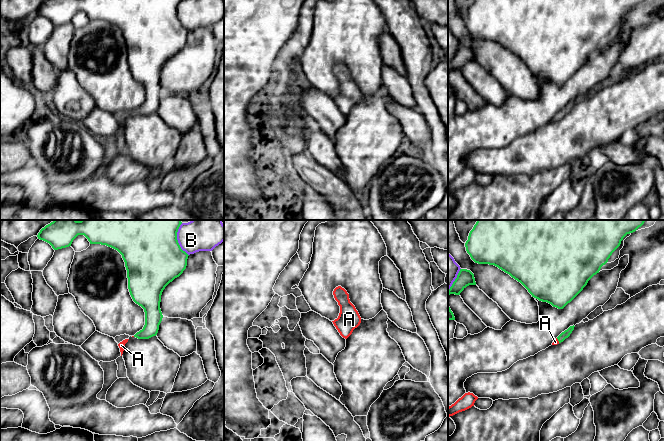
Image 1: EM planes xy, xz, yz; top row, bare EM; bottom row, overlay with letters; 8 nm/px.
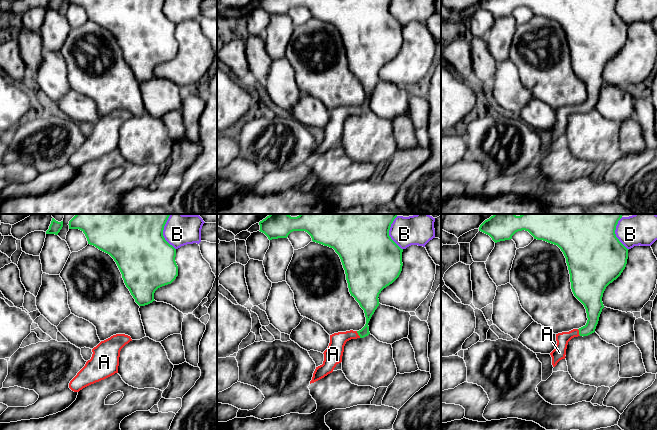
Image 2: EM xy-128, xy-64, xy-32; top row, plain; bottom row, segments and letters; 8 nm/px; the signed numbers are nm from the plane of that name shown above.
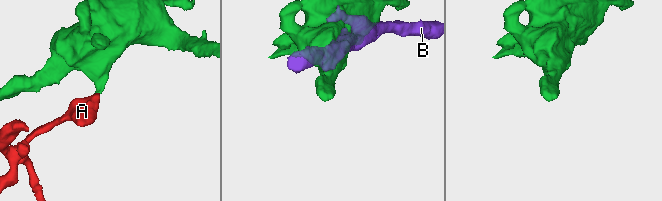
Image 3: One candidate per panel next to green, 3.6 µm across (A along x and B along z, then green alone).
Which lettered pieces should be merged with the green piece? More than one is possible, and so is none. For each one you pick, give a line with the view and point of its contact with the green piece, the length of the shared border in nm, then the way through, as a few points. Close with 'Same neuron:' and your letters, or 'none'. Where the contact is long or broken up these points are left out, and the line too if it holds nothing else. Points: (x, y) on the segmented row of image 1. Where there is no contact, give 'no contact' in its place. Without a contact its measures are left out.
A: yz (558, 340) | 50 nm | across yz (566, 333), (558, 340), (555, 342)
Same neuron: A

